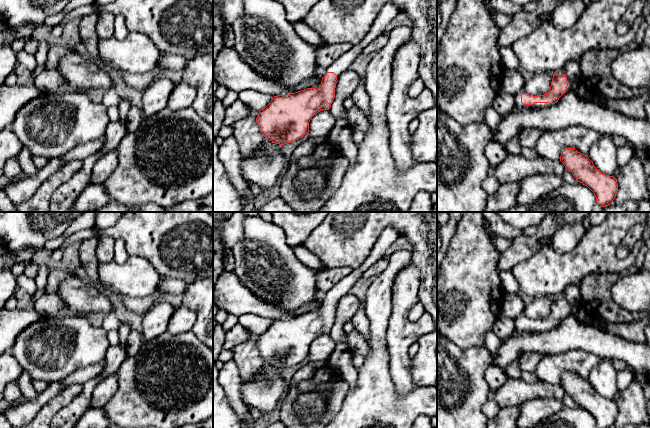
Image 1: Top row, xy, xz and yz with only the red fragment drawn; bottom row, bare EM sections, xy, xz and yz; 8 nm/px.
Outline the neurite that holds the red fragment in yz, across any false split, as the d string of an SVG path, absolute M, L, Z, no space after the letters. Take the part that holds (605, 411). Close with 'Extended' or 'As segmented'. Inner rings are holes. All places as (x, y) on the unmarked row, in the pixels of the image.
M565 372L560 385L570 395L577 406L587 410L595 419L597 428L611 428L618 415L617 403L602 398L588 382L575 372Z. As segmented

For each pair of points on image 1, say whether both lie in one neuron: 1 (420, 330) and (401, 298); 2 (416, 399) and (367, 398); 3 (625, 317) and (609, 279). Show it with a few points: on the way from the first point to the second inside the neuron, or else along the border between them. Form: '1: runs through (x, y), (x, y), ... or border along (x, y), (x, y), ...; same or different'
1: runs through (410, 327), (401, 318), (401, 308); same
2: runs through (404, 402), (379, 401); same
3: runs through (615, 310), (606, 301), (606, 289); same

